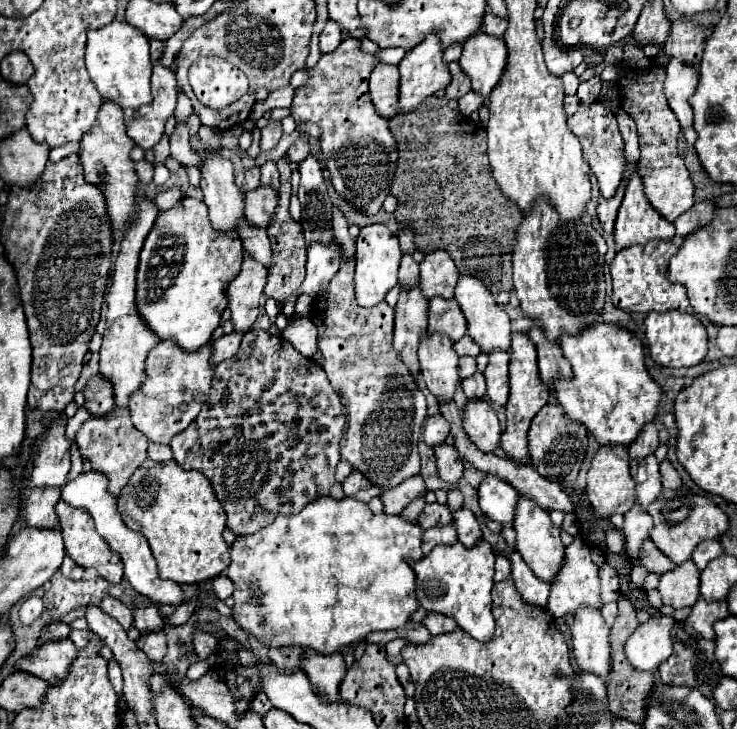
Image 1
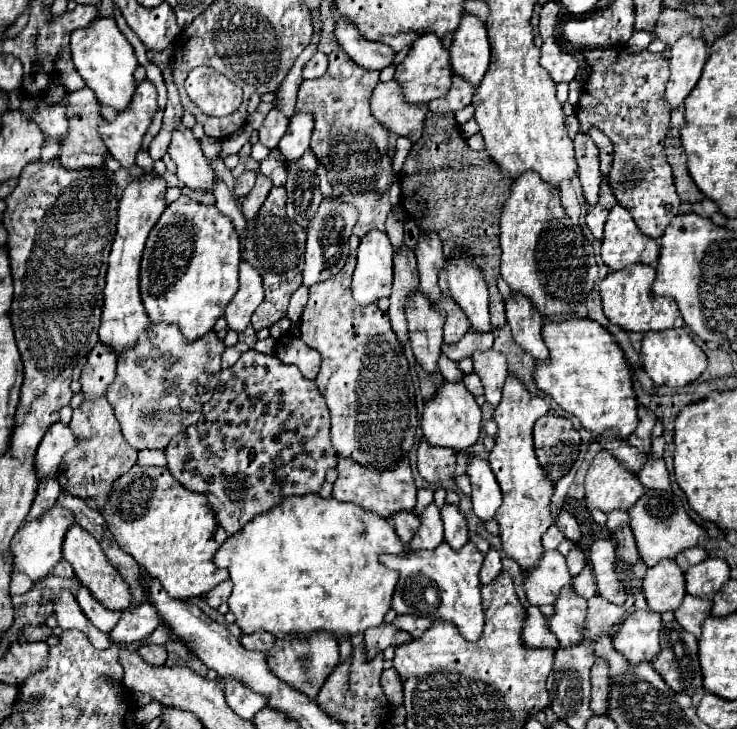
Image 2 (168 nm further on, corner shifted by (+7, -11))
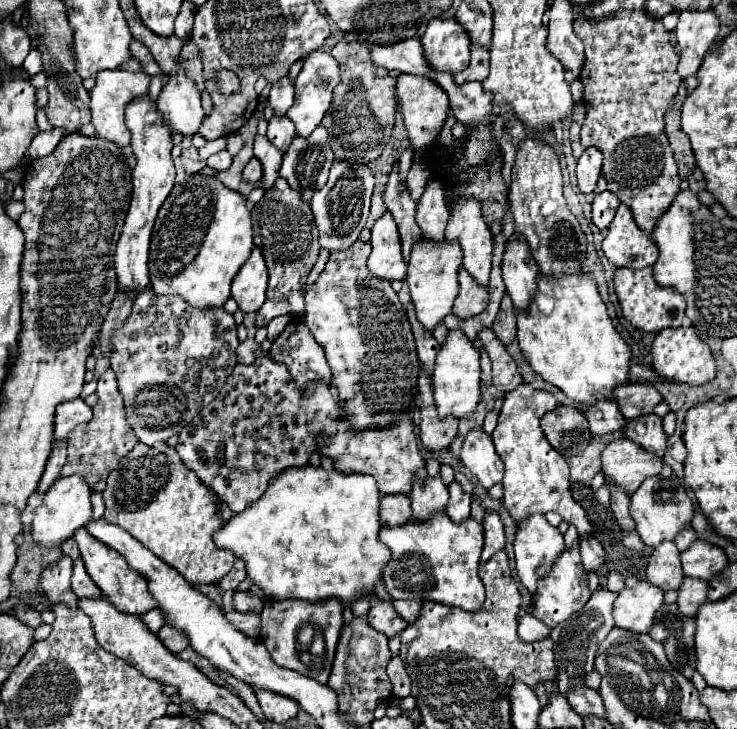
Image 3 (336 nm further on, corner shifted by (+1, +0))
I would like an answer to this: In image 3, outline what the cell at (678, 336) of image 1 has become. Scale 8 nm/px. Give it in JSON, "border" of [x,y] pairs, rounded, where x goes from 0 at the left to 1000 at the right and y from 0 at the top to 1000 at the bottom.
{"border":[[[906,450],[890,458],[887,472],[885,472],[885,502],[887,508],[904,519],[904,521],[915,521],[915,524],[928,524],[936,529],[953,529],[963,521],[969,521],[972,516],[972,505],[969,505],[969,491],[966,483],[961,477],[961,472],[955,466],[947,464],[947,458],[942,455],[942,450]]]}

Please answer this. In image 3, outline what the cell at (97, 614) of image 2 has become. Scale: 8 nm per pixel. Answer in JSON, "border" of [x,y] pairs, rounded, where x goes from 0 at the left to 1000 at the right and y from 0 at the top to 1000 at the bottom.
{"border":[[[111,765],[100,768],[100,785],[98,785],[98,809],[103,812],[103,818],[109,820],[125,820],[125,818],[136,818],[136,807],[125,798],[125,793],[119,790]]]}

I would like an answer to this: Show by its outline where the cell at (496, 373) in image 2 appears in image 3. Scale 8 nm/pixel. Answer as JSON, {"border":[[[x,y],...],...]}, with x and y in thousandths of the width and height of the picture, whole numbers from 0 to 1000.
{"border":[[[665,450],[649,455],[649,464],[668,494],[668,527],[681,538],[695,538],[697,532],[703,532],[711,521],[703,513],[700,497],[695,494],[695,488],[684,477],[684,472],[673,466],[673,461]]]}

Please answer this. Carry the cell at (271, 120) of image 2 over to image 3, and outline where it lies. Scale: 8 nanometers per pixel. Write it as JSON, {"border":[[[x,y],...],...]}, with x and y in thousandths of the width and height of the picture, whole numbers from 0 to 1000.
{"border":[[[388,104],[377,112],[369,112],[369,123],[366,123],[364,137],[366,137],[374,156],[388,156],[393,143],[399,140],[399,110],[393,110]]]}

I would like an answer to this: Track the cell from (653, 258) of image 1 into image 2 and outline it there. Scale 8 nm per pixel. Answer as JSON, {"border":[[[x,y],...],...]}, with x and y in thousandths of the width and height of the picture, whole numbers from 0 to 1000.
{"border":[[[858,364],[847,366],[841,372],[830,372],[822,377],[822,383],[814,385],[814,405],[817,405],[817,421],[820,432],[841,446],[849,454],[901,454],[912,451],[920,429],[920,416],[912,407],[890,407],[885,405],[885,385],[887,385],[890,369],[885,364]]]}

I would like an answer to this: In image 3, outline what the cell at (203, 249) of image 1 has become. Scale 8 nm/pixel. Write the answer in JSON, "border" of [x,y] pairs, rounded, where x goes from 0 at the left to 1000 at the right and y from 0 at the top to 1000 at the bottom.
{"border":[[[263,239],[239,252],[214,291],[209,324],[204,332],[204,387],[212,403],[244,403],[263,422],[304,420],[312,409],[312,387],[342,346],[342,305],[334,272],[326,263],[307,258],[290,241]]]}

